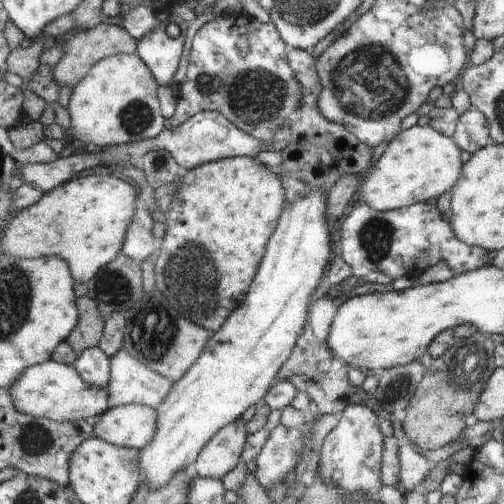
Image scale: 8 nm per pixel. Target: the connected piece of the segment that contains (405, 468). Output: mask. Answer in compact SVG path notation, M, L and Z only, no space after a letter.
M413 444L399 446L400 486L405 493L419 489L422 480L433 467Z

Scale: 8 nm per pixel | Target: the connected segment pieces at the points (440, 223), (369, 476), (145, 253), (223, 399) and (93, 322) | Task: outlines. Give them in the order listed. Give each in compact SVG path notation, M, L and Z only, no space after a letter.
M355 202L340 230L341 258L356 278L366 279L371 272L384 272L392 280L406 276L409 270L444 260L455 275L474 272L491 265L488 252L469 246L453 233L449 212L442 214L435 205L413 203L398 210L377 211L368 204Z
M349 404L339 414L338 424L326 435L318 454L317 473L320 478L338 486L348 494L374 493L382 488L382 455L384 436L380 432L380 417L366 405Z
M138 207L138 216L134 216L134 224L130 224L130 236L125 236L126 248L121 248L120 254L139 264L155 254L159 248L159 240L152 233L154 222L147 209Z
M314 188L308 196L298 197L292 204L282 209L276 230L266 243L264 256L258 270L250 283L248 294L224 321L224 324L208 340L202 354L192 364L189 371L173 383L168 396L156 408L156 432L148 446L141 452L141 476L152 490L160 490L170 480L196 462L198 454L218 432L238 420L250 406L258 405L276 378L279 368L288 360L294 348L298 334L303 331L306 320L309 320L310 298L316 290L326 270L328 260L334 257L328 221L326 220L326 196Z
M87 296L78 297L78 308L81 311L80 322L66 340L77 355L86 348L98 347L105 324L105 318L94 304L94 300Z

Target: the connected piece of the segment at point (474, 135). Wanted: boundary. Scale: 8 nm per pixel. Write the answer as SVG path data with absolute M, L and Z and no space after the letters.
M474 107L459 115L453 139L460 150L466 150L470 154L493 143L489 135L486 117Z

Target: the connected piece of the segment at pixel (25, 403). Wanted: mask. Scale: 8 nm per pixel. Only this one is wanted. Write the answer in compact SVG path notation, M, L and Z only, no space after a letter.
M48 360L35 364L24 372L18 382L8 389L14 408L34 418L50 419L54 422L80 422L94 420L109 410L109 389L94 388L82 380L77 369L62 362Z

